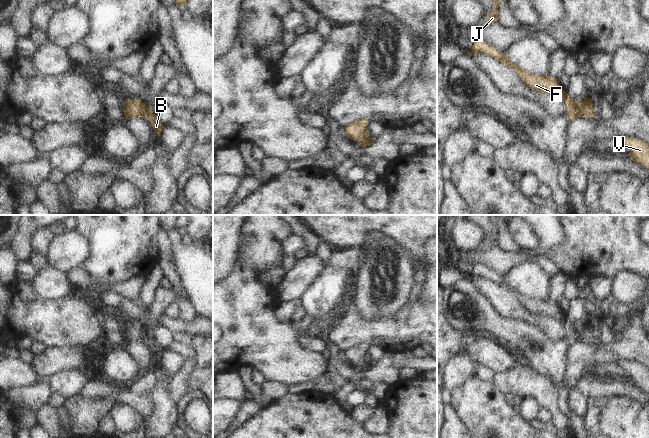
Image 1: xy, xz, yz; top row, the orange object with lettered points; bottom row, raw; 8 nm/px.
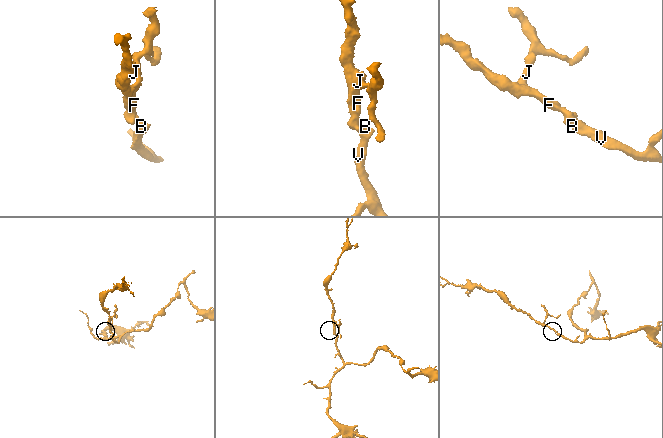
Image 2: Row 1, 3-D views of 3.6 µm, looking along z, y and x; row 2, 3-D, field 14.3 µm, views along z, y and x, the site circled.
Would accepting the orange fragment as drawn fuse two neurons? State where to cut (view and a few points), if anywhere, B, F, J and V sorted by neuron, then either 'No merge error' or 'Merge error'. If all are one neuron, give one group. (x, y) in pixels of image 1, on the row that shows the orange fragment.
No split. Groups: B F J V. No merge error

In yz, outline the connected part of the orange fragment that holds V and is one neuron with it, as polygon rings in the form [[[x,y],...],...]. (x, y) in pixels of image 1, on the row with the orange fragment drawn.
[[[618,137],[630,149],[630,159],[649,170],[649,145],[645,142],[627,137]]]

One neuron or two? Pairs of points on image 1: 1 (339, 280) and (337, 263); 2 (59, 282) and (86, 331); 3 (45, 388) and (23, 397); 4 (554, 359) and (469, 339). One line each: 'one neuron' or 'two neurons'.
1: two neurons
2: two neurons
3: one neuron
4: two neurons

